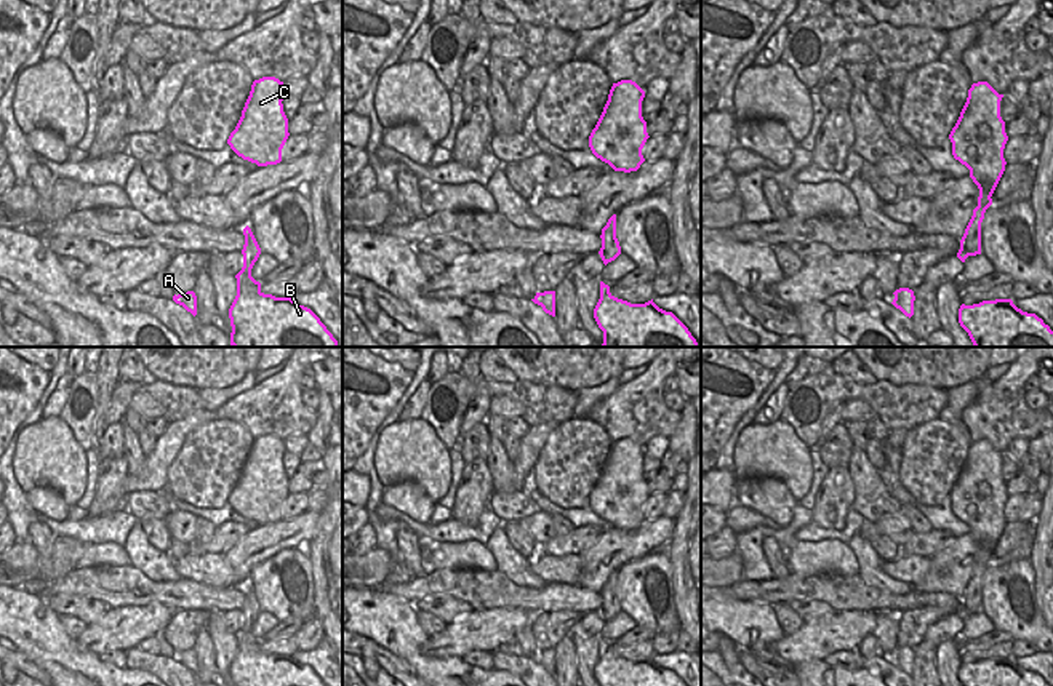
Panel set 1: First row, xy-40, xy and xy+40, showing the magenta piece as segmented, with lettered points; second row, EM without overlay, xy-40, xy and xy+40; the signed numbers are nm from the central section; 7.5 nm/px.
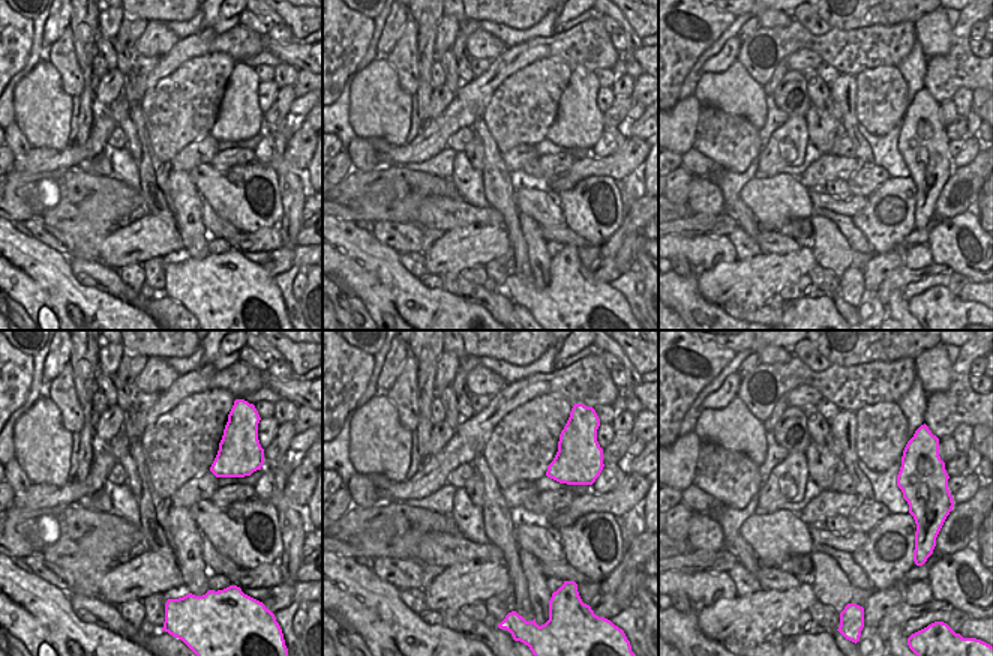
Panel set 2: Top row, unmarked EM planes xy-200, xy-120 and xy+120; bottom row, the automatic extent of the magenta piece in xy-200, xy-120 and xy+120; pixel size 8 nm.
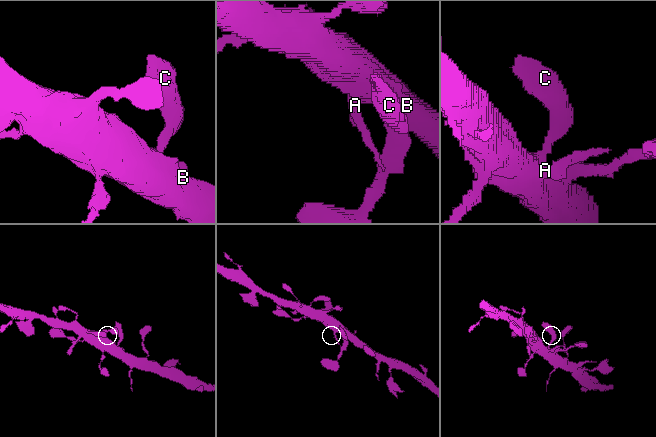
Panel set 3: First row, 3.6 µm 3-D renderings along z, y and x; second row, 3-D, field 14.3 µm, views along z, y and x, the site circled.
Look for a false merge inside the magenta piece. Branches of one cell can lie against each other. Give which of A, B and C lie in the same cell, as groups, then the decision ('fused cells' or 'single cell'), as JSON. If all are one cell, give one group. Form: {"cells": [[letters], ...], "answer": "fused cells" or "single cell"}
{"cells": [["A", "B", "C"]], "answer": "single cell"}

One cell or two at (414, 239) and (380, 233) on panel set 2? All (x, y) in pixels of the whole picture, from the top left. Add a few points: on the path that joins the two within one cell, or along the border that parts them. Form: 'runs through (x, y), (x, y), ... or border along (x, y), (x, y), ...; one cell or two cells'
runs through (405, 233), (389, 233); one cell

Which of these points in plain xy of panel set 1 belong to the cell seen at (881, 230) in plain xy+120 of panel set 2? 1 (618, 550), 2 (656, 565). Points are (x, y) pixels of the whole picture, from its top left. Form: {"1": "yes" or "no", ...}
{"1": "yes", "2": "no"}

